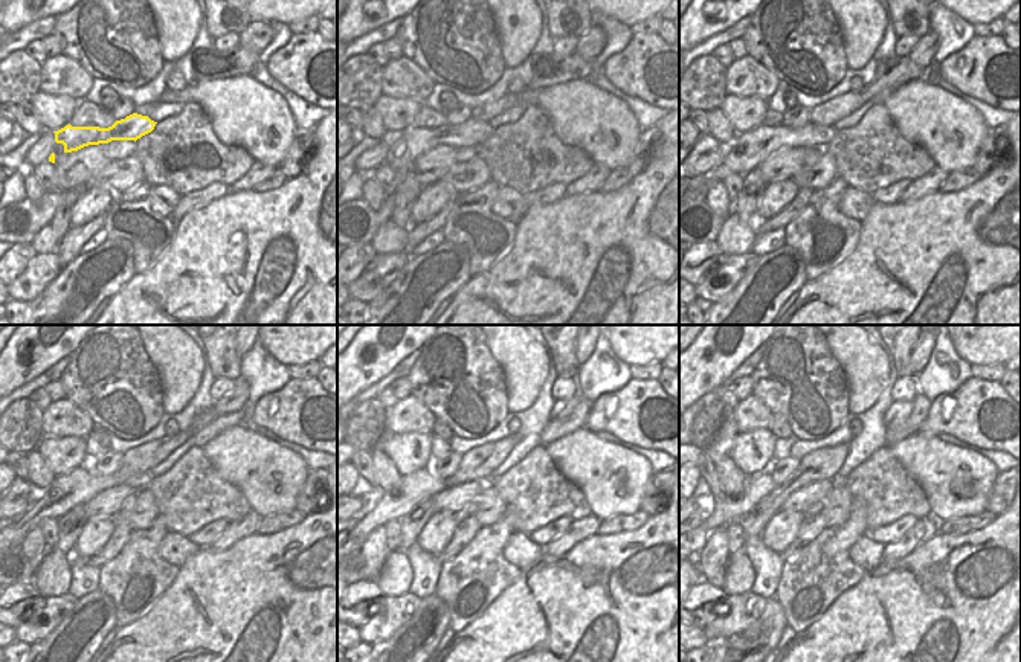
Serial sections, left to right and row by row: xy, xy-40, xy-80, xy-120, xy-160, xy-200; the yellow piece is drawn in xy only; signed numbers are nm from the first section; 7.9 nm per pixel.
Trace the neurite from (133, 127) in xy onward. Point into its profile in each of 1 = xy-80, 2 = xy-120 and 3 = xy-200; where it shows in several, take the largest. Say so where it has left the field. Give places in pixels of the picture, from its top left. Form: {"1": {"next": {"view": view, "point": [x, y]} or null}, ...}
{"1": {"next": {"view": "xy-80", "point": [757, 144]}}, "2": {"next": {"view": "xy-120", "point": [77, 487]}}, "3": {"next": {"view": "xy-200", "point": [757, 485]}}}

